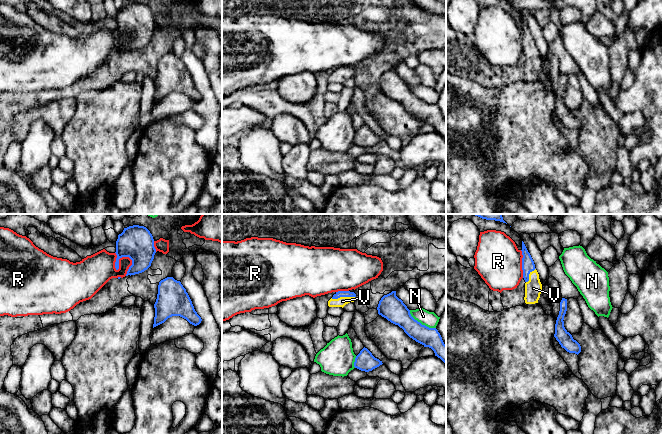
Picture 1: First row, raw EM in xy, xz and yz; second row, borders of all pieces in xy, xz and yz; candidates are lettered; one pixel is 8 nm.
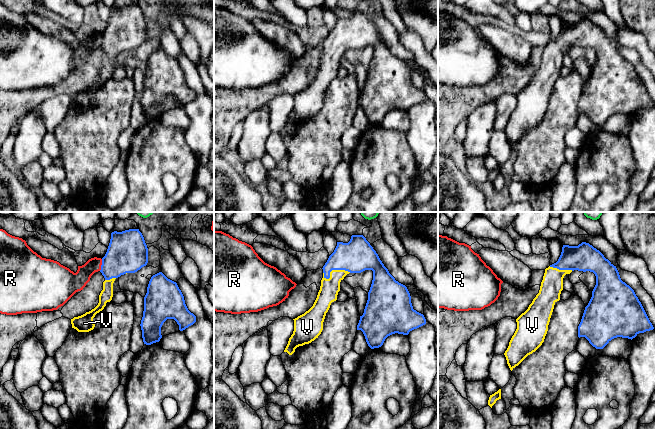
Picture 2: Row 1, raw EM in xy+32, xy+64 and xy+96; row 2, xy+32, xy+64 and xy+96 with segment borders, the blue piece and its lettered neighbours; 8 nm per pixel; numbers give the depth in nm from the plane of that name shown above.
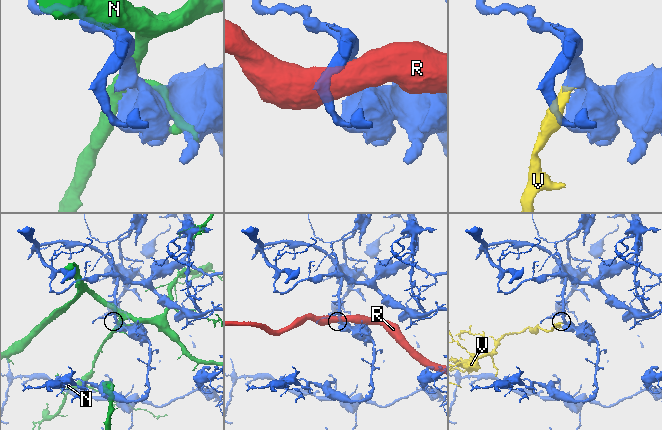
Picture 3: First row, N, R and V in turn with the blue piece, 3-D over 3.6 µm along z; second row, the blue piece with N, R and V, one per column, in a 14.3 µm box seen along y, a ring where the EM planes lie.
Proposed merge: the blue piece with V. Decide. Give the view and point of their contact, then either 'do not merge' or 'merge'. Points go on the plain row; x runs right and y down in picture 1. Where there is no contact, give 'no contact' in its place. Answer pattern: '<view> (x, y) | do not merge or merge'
xz (342, 72) | merge

